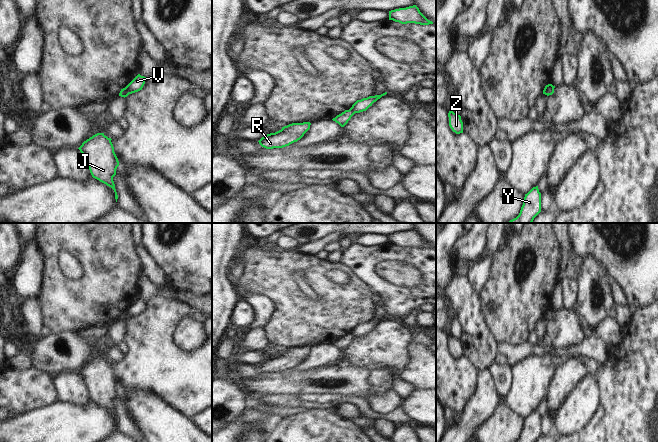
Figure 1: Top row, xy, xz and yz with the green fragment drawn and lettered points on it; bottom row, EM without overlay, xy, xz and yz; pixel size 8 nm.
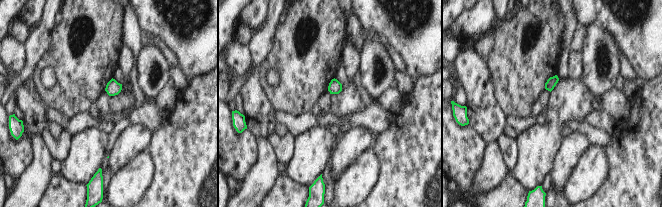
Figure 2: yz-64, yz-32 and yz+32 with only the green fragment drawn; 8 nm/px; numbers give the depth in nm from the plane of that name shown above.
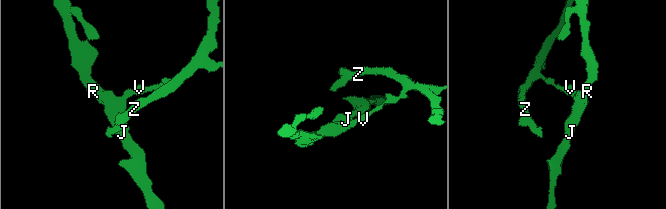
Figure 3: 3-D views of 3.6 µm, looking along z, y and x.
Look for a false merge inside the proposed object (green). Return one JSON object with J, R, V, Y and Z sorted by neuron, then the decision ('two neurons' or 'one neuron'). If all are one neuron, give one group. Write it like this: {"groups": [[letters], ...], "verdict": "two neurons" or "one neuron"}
{"groups": [["J", "R", "Y"], ["V", "Z"]], "verdict": "two neurons"}

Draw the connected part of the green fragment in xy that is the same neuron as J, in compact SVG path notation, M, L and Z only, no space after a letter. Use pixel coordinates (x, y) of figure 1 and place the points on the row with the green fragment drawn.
M97 133L84 141L78 149L82 153L92 177L111 187L115 192L117 202L118 195L113 177L116 175L119 161L111 140L104 133Z

